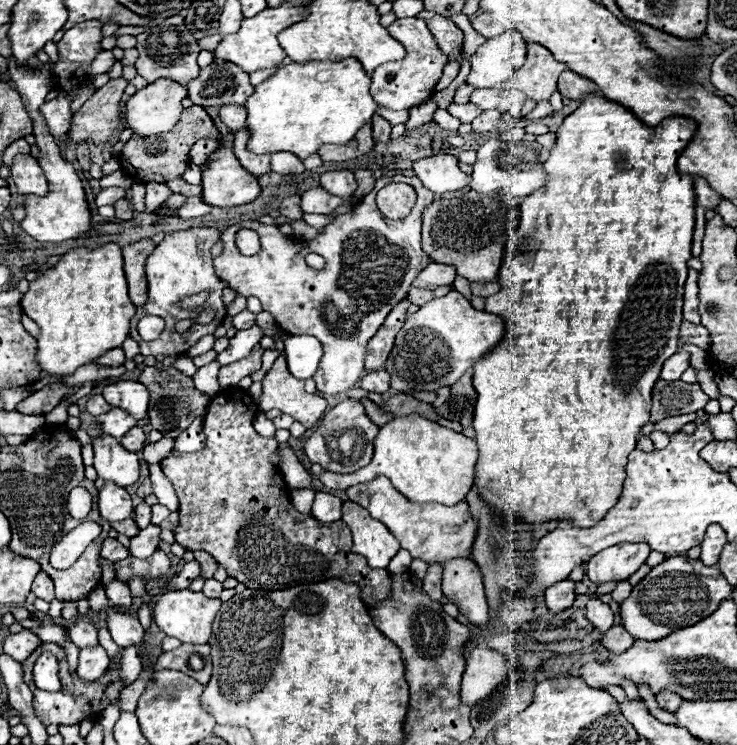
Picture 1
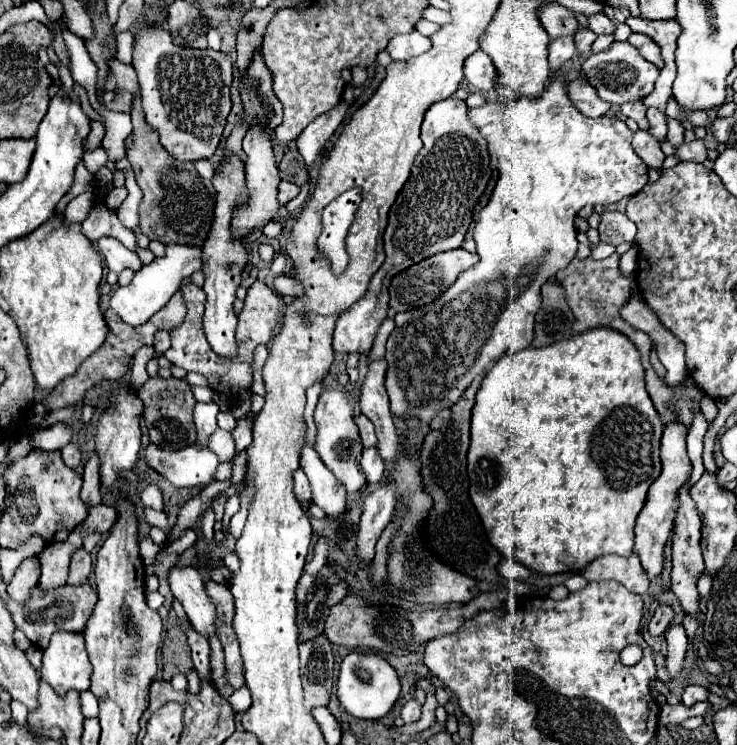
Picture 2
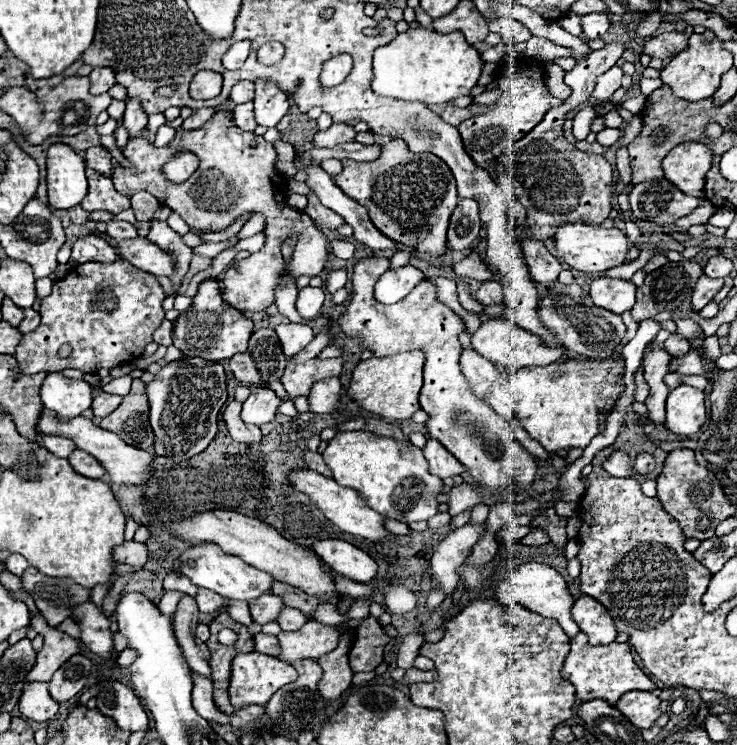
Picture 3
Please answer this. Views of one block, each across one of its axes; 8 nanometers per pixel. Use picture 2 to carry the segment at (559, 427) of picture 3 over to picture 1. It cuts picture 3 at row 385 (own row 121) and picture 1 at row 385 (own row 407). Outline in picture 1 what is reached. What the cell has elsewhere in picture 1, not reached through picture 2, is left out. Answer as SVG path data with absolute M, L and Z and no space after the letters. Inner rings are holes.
M456 290L442 298L434 298L406 318L396 336L396 344L388 356L386 370L392 376L396 392L428 390L436 392L442 386L456 384L480 358L492 352L506 334L506 324L500 316L474 310L470 302Z

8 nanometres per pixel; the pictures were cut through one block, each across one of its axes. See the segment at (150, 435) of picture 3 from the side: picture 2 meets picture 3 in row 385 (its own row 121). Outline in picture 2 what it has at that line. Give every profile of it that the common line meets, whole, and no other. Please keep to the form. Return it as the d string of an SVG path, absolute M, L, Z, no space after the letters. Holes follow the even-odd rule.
M134 98L130 114L132 114L132 124L134 124L134 132L132 132L134 144L128 148L128 160L136 172L136 182L144 194L142 202L140 202L140 230L142 230L142 234L146 234L150 240L158 240L162 244L172 242L172 244L188 244L188 246L202 248L208 238L212 218L214 218L216 194L214 194L212 184L198 176L192 162L180 162L172 156L168 156L168 152L164 152L164 146L158 142L158 134L144 120L144 110L140 106L140 98Z

